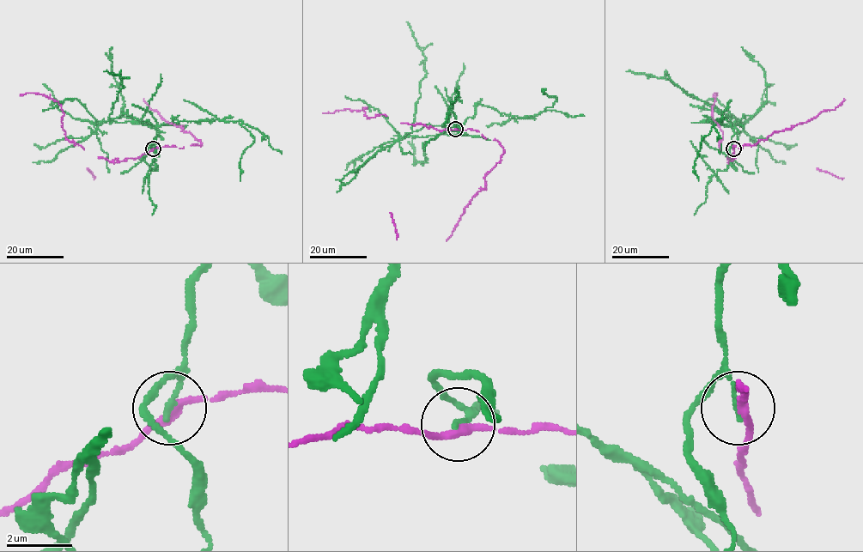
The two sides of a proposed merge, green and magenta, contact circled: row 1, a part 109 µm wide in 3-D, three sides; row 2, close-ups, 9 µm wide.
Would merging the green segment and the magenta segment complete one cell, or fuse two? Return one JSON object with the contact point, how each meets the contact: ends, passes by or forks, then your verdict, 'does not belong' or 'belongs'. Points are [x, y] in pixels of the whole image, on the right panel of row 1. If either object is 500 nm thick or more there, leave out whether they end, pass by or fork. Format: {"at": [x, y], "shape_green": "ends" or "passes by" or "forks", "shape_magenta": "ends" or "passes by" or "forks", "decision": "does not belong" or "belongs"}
{"at": [733, 148], "shape_green": "ends", "shape_magenta": "passes by", "decision": "does not belong"}

